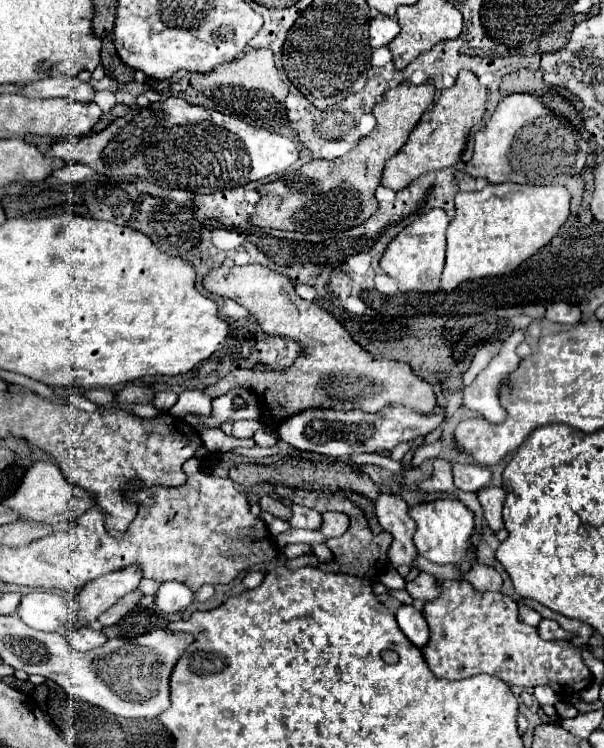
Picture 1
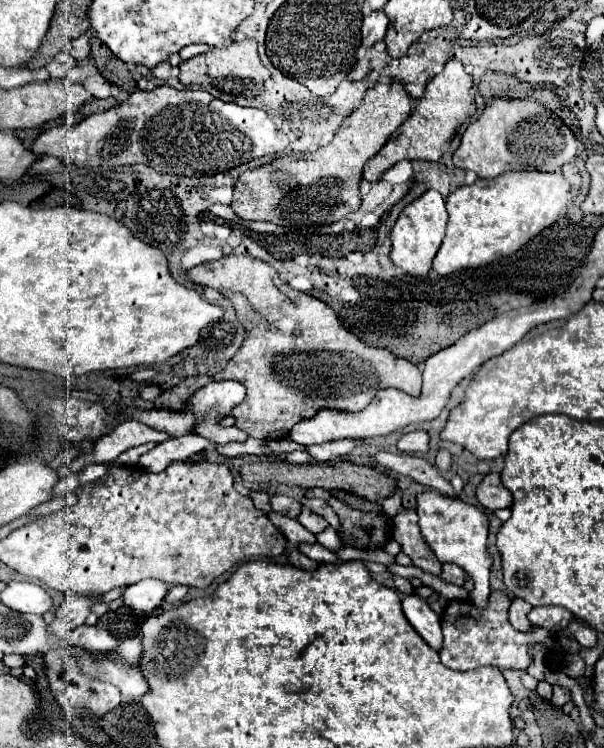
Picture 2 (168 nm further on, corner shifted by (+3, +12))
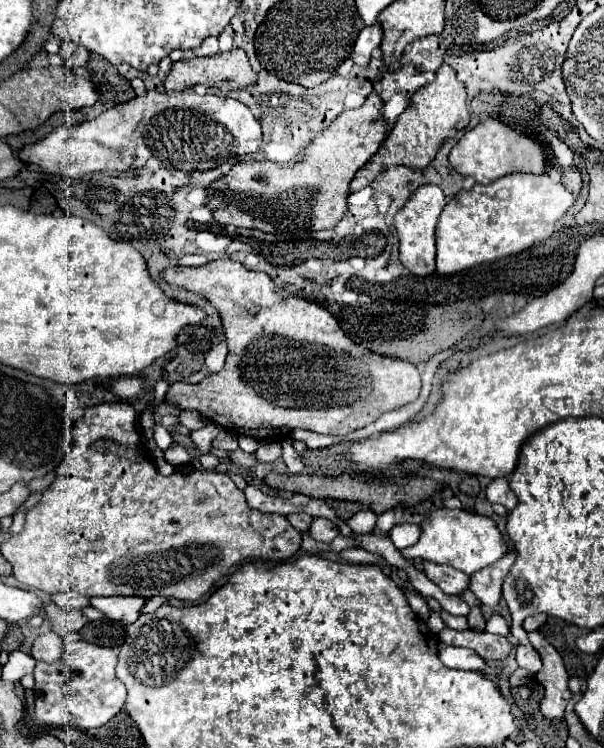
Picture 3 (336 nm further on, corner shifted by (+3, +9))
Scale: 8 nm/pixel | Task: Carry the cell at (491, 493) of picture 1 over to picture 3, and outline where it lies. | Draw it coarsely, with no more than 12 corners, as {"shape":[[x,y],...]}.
{"shape":[[494,479],[486,497],[512,511],[518,503],[508,479]]}

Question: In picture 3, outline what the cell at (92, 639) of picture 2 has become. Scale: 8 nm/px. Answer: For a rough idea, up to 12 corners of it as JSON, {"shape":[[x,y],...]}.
{"shape":[[70,643],[34,669],[34,731],[106,725],[126,689],[114,649]]}

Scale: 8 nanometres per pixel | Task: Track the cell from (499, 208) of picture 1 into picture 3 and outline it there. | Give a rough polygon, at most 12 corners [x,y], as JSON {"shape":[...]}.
{"shape":[[512,173],[446,203],[437,273],[530,249],[574,195]]}

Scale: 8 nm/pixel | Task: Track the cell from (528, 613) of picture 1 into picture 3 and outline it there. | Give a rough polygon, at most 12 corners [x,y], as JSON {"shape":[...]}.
{"shape":[[528,633],[542,657],[536,679],[544,687],[540,713],[562,719],[572,693],[558,651],[538,633]]}

